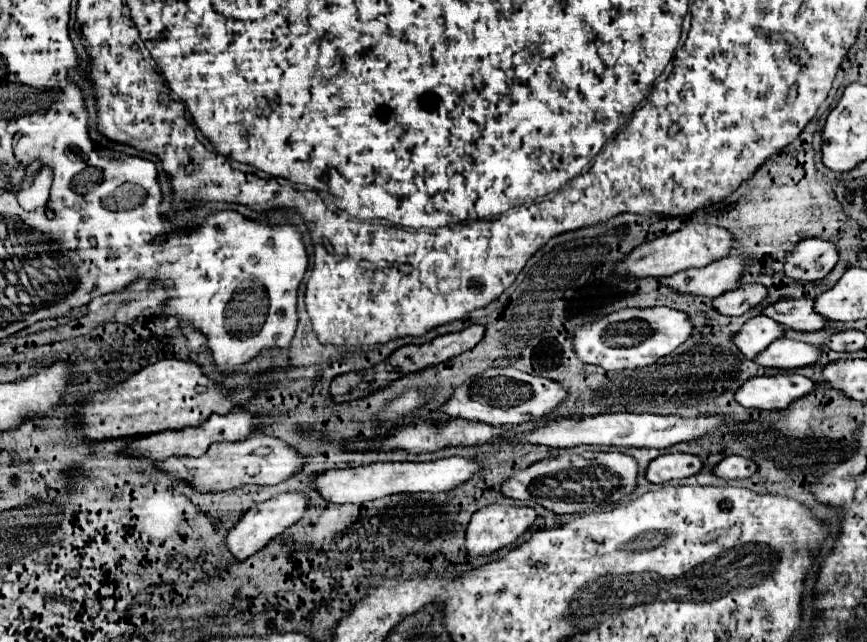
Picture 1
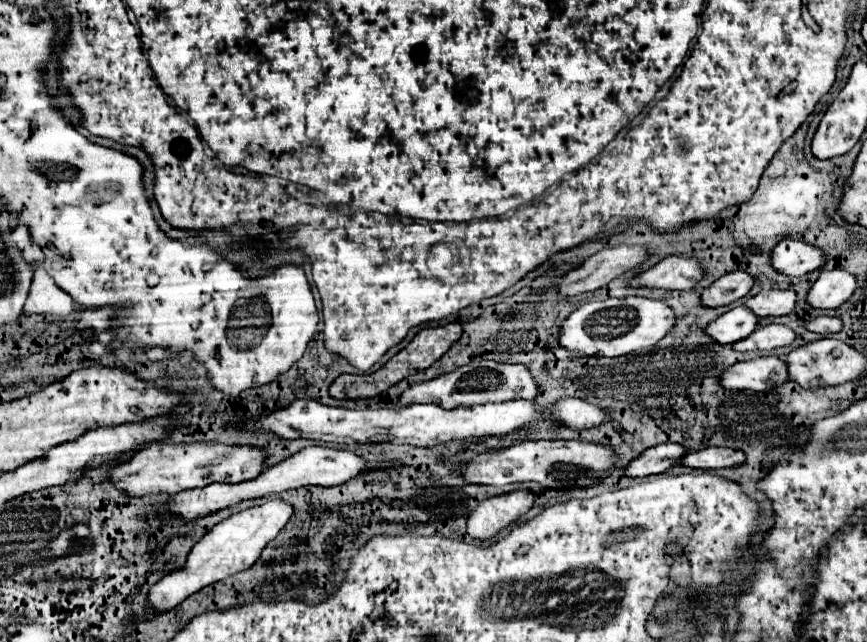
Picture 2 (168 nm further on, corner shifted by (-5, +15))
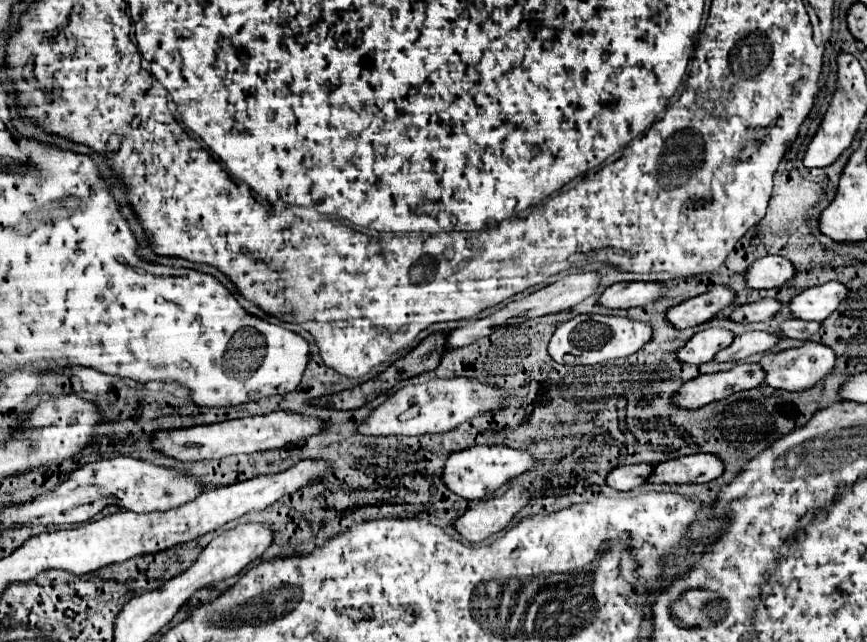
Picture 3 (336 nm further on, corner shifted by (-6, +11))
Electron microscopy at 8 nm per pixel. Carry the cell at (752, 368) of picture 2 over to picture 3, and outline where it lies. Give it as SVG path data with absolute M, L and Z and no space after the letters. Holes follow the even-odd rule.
M759 363L735 365L729 371L719 371L711 375L699 375L679 389L675 395L675 403L683 409L697 409L711 401L719 401L729 397L731 393L755 389L763 385L765 369Z

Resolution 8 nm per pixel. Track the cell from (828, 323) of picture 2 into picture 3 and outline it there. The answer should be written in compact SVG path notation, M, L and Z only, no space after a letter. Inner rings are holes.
M789 319L781 323L781 331L785 337L807 341L811 335L819 333L821 325L817 321L803 321L803 319Z

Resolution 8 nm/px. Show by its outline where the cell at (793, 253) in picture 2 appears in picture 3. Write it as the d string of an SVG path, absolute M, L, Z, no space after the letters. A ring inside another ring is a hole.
M767 255L751 265L751 269L747 271L747 283L753 289L771 289L771 287L781 287L795 275L797 269L787 257Z

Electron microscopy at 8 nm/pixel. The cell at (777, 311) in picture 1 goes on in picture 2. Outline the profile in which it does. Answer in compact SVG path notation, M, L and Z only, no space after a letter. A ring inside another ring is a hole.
M770 289L770 291L762 291L754 297L750 297L744 305L756 317L788 315L796 305L796 293L794 291L782 291L782 289Z

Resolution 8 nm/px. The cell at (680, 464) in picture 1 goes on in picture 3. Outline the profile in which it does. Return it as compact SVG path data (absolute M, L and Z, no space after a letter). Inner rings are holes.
M637 463L637 465L621 465L615 467L607 475L607 485L617 491L629 491L645 485L647 477L651 475L653 465L651 463Z

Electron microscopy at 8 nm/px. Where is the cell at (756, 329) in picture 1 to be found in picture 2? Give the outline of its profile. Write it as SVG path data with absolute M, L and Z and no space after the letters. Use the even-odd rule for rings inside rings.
M734 307L722 317L706 325L706 333L718 341L718 345L732 345L742 337L748 337L756 329L756 317L746 307Z

